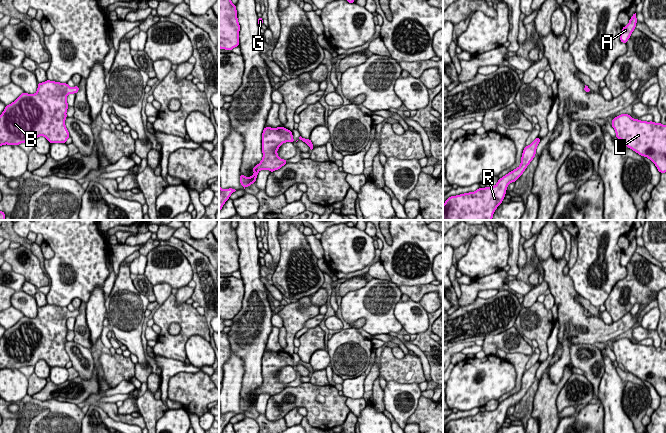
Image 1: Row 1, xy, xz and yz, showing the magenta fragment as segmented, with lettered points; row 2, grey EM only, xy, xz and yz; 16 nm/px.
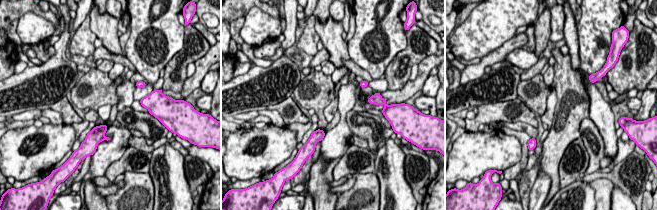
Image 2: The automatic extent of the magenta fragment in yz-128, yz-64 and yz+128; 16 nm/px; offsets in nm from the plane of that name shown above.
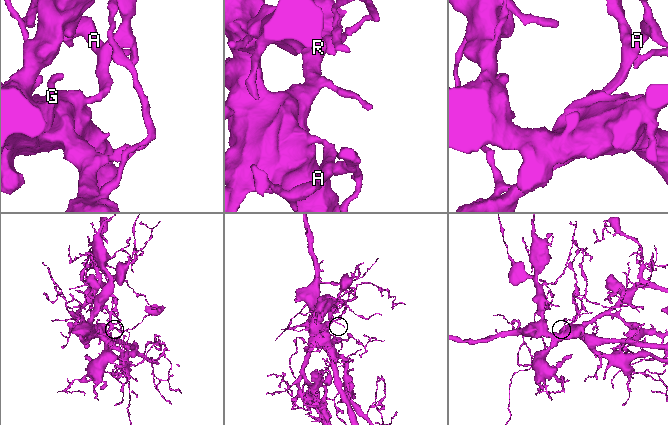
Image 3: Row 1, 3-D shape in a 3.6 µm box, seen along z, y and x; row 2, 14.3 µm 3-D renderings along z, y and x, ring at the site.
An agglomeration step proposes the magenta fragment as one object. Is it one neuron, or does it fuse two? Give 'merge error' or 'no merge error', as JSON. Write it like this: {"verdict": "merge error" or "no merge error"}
{"verdict": "no merge error"}

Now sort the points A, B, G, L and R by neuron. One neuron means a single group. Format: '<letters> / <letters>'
A B G L R

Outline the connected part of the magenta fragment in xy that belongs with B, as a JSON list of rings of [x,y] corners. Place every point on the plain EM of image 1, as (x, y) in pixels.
[[[47,304],[38,307],[35,318],[22,317],[14,326],[5,330],[0,339],[0,370],[34,366],[39,360],[44,360],[50,368],[66,367],[70,361],[65,350],[66,336],[69,331],[66,323],[68,318],[75,318],[78,315],[78,310],[71,312],[67,307]]]

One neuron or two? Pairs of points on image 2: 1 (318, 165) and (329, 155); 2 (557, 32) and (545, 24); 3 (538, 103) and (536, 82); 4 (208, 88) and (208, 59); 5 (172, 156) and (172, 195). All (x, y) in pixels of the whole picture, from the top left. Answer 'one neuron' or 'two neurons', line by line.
1: two neurons
2: two neurons
3: one neuron
4: two neurons
5: one neuron

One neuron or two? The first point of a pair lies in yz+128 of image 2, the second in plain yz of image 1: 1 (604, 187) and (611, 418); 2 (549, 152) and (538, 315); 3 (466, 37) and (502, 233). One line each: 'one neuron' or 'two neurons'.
1: two neurons
2: two neurons
3: one neuron

